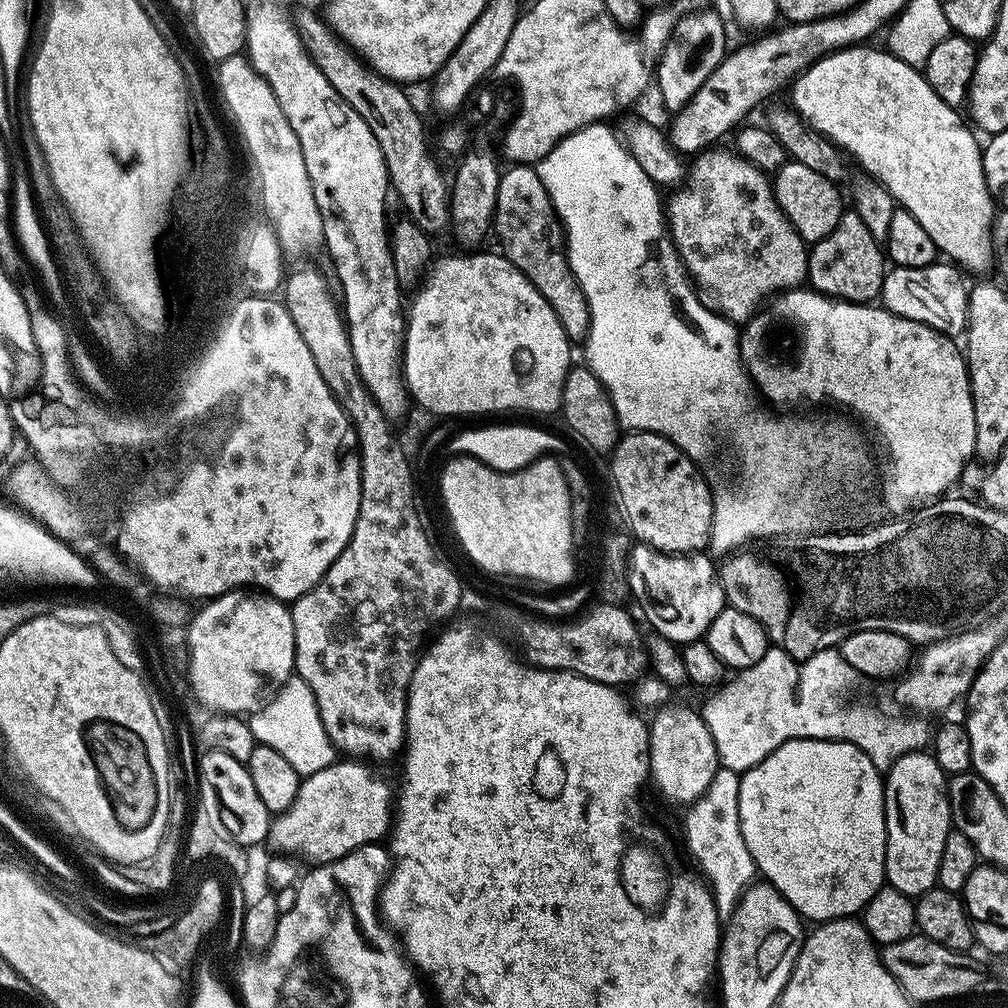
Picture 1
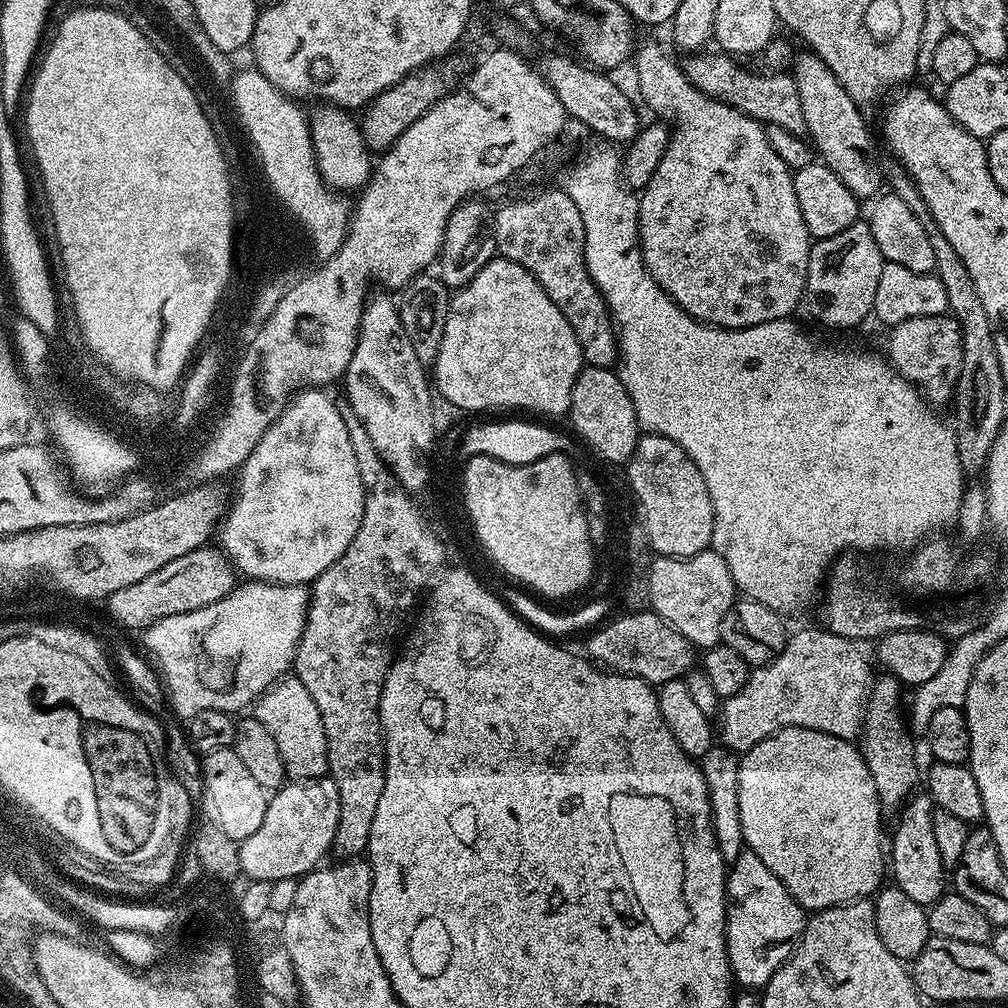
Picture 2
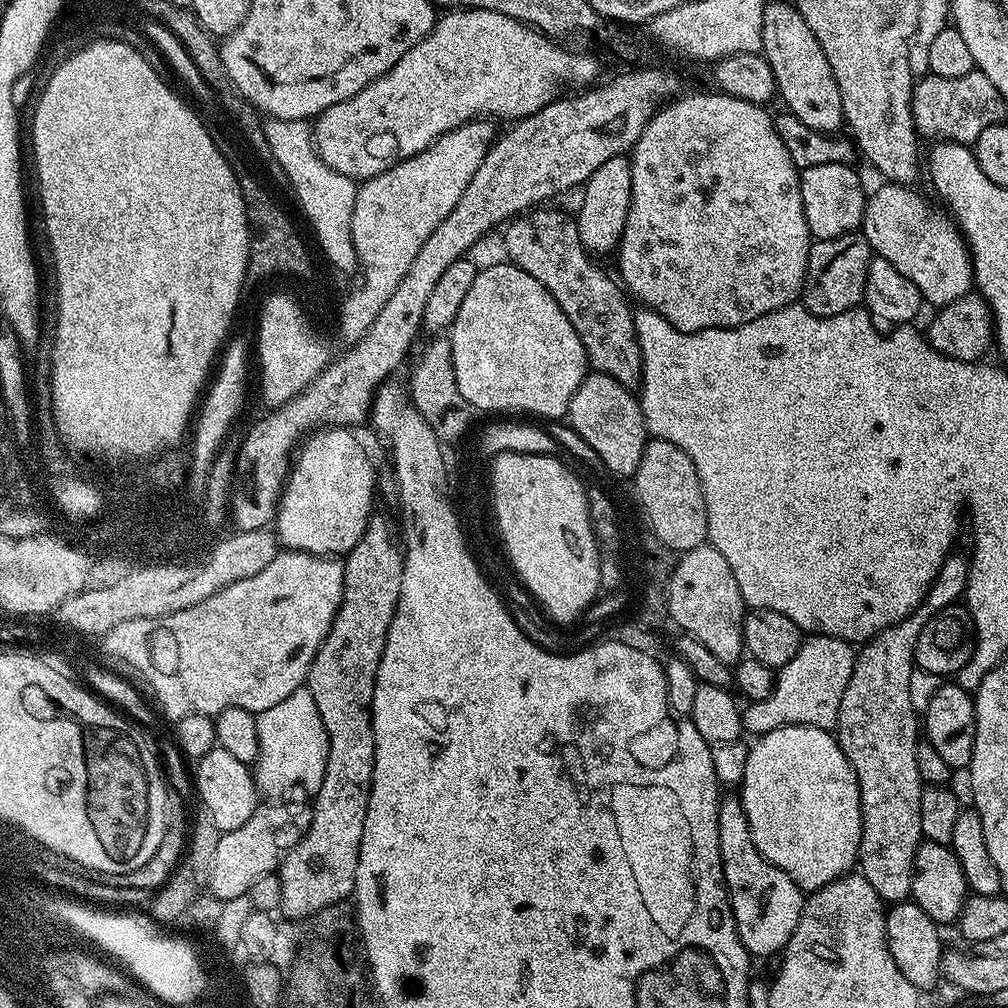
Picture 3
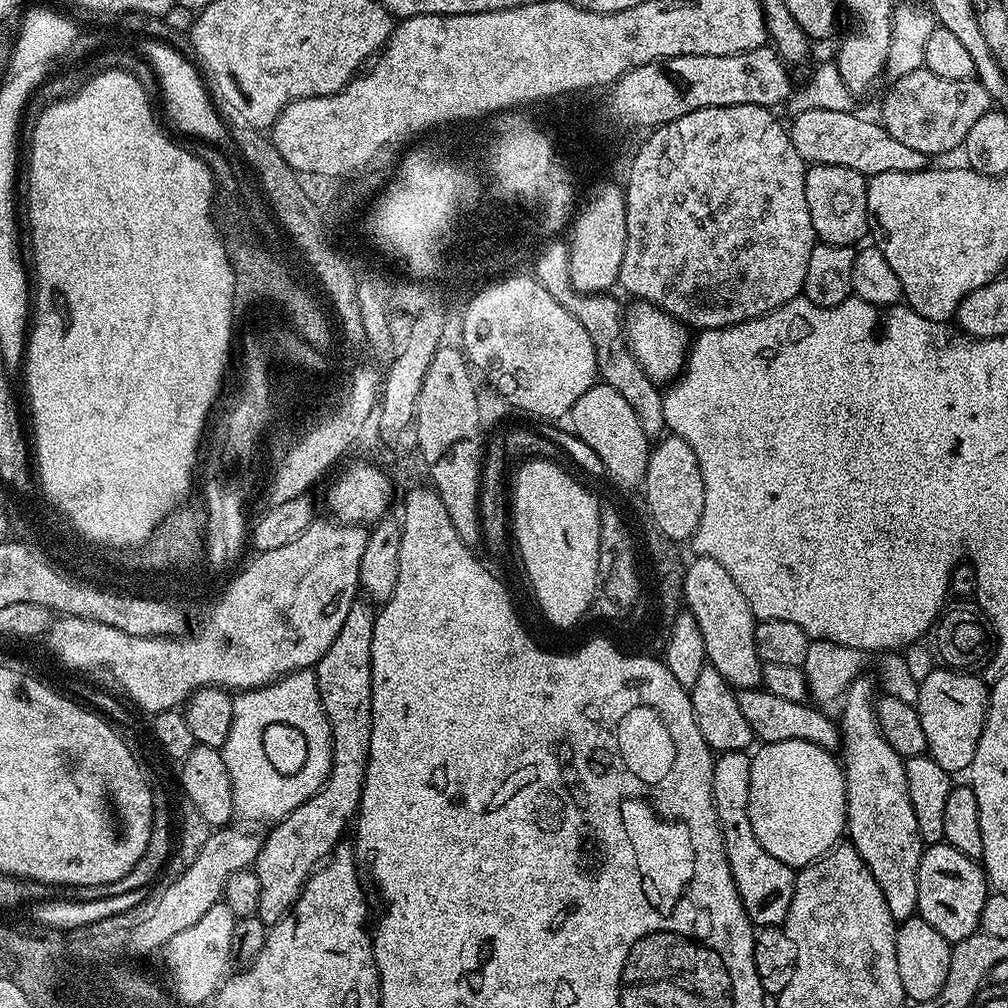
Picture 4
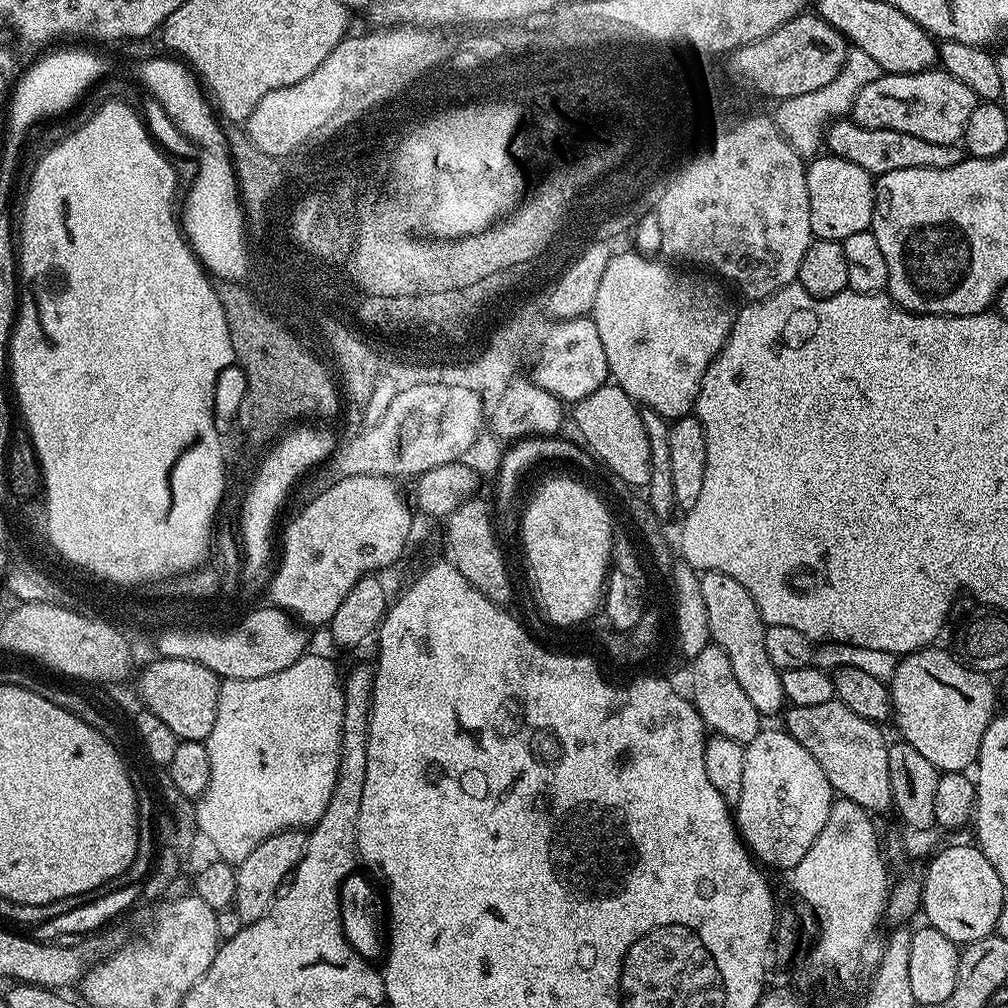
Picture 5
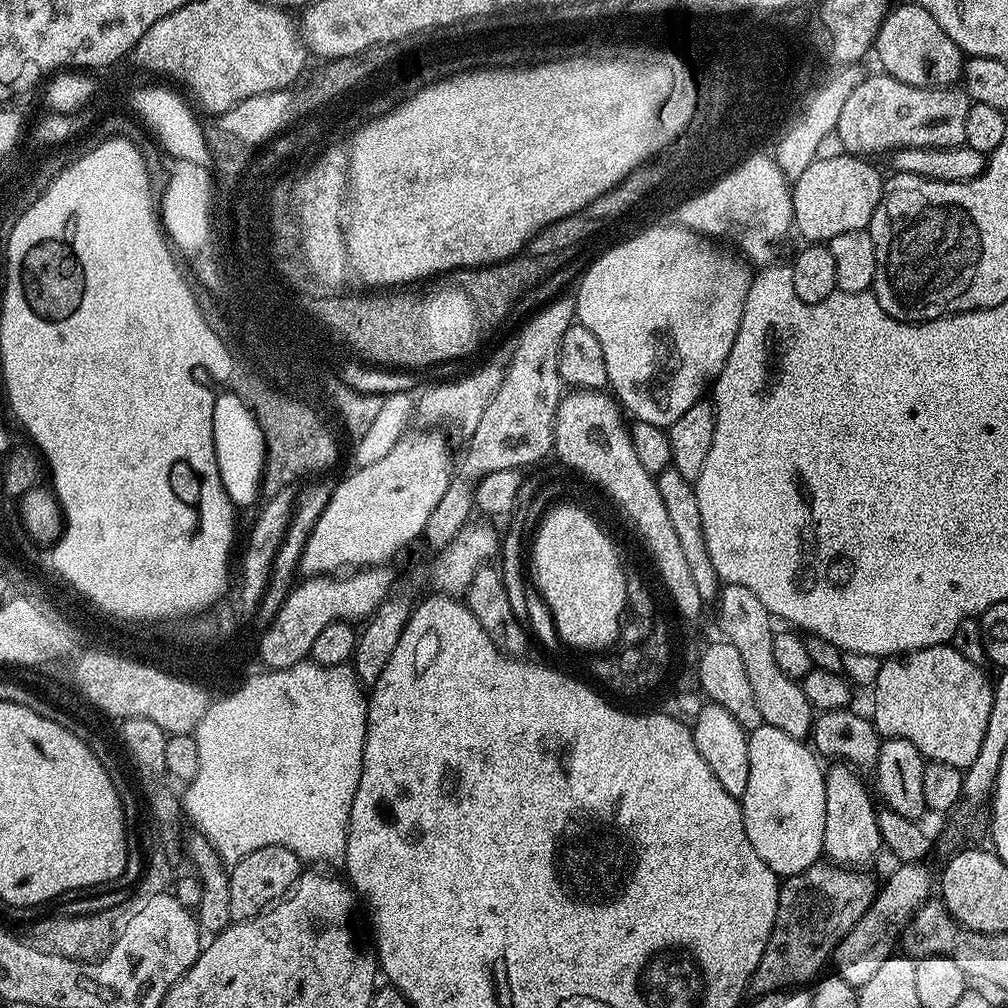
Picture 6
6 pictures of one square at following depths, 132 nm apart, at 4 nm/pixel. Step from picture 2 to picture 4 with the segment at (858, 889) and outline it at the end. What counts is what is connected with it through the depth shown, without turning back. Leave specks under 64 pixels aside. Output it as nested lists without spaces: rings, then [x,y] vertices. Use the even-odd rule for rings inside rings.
[[[787,740],[764,744],[760,753],[752,756],[750,770],[750,826],[758,834],[758,842],[778,862],[786,862],[793,870],[805,868],[822,858],[841,843],[846,832],[846,786],[841,761],[831,751],[820,748],[814,742]]]

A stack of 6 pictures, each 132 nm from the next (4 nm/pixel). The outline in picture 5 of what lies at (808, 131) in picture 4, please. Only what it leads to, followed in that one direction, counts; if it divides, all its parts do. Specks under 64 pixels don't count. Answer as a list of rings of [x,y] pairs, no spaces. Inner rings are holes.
[[[851,118],[833,119],[827,125],[823,135],[823,143],[827,151],[838,158],[846,158],[846,162],[854,162],[854,166],[862,166],[872,177],[890,174],[890,170],[918,170],[919,168],[937,168],[946,170],[946,166],[958,166],[958,162],[966,159],[966,152],[959,143],[943,144],[942,142],[926,142],[926,138],[914,138],[914,134],[902,134],[898,130],[874,130],[858,126]]]

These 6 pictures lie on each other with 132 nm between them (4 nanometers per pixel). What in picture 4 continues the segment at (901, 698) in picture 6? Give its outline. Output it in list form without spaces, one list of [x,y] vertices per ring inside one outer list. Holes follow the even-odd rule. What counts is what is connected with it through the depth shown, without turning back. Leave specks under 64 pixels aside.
[[[936,666],[933,672],[928,672],[925,676],[922,676],[920,680],[920,693],[918,694],[918,702],[916,703],[915,710],[920,715],[920,721],[922,722],[922,730],[926,730],[926,742],[928,743],[927,755],[931,756],[934,762],[938,762],[938,766],[942,766],[942,770],[946,770],[949,774],[957,774],[956,772],[967,773],[972,767],[974,762],[974,750],[978,750],[978,738],[982,734],[984,729],[984,718],[988,715],[988,697],[990,695],[989,685],[983,684],[978,677],[972,676],[976,674],[969,674],[964,670],[953,670],[943,666]]]

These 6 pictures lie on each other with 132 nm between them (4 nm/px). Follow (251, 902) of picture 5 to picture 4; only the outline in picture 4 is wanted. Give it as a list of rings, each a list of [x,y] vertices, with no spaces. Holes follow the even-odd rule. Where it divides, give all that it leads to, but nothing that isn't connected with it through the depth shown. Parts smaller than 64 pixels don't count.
[[[357,599],[350,606],[350,614],[346,614],[346,622],[342,622],[342,630],[338,630],[338,638],[330,642],[330,650],[326,650],[324,657],[314,666],[322,710],[326,714],[332,735],[332,768],[328,771],[324,785],[289,816],[273,823],[268,830],[268,838],[266,836],[260,845],[254,871],[258,874],[258,886],[262,886],[262,894],[258,894],[258,910],[255,915],[266,926],[276,924],[295,906],[306,881],[332,855],[336,845],[345,839],[344,831],[347,828],[349,831],[350,822],[355,821],[356,813],[360,810],[372,733],[372,643],[376,613],[377,609],[367,599]]]

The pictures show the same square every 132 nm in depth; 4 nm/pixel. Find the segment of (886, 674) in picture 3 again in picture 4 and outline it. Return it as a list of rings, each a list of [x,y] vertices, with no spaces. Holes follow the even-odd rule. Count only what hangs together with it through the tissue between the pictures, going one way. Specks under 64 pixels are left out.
[[[868,674],[857,676],[856,681],[848,687],[842,697],[844,709],[838,715],[838,727],[842,737],[842,767],[844,769],[844,785],[846,786],[846,825],[847,839],[858,850],[862,862],[874,874],[874,882],[878,882],[878,890],[887,893],[891,888],[908,888],[908,896],[915,898],[918,894],[918,866],[922,862],[925,850],[924,839],[918,830],[918,818],[914,818],[914,806],[910,806],[910,790],[906,790],[905,757],[899,756],[890,746],[880,729],[876,717],[878,700],[878,684]]]

